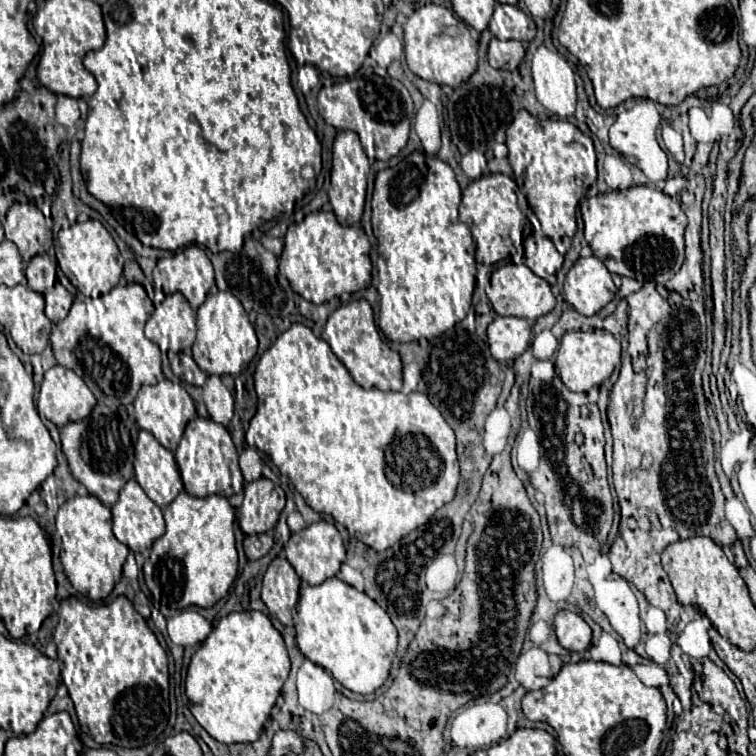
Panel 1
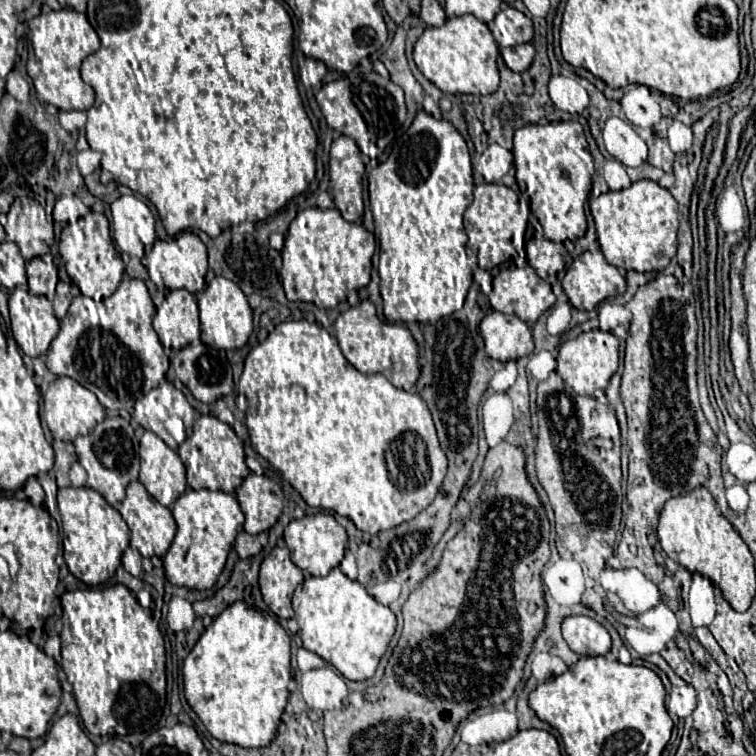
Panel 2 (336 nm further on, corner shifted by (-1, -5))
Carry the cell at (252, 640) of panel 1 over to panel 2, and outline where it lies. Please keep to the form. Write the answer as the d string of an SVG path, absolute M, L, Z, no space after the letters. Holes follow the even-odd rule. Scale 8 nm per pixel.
M245 602L231 604L205 628L199 642L183 662L183 692L189 706L199 716L199 720L205 724L213 738L245 748L259 748L271 744L289 698L287 690L291 680L289 644L291 642L287 632L273 616L261 614L259 610L247 606Z

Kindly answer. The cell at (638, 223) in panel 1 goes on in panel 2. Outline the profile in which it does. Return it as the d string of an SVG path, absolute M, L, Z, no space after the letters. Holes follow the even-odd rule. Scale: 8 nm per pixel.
M653 180L633 182L619 192L605 192L589 204L597 230L597 242L605 260L619 270L661 272L677 252L679 204Z

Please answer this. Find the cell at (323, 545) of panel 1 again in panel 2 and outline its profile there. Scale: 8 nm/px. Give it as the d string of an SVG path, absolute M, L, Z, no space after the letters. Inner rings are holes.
M323 512L313 514L313 516L305 516L301 520L293 520L285 528L283 538L285 538L287 548L291 550L293 564L299 566L301 570L307 570L311 576L325 576L333 568L337 568L339 562L343 560L343 552L347 546L345 528L331 514L323 514Z

